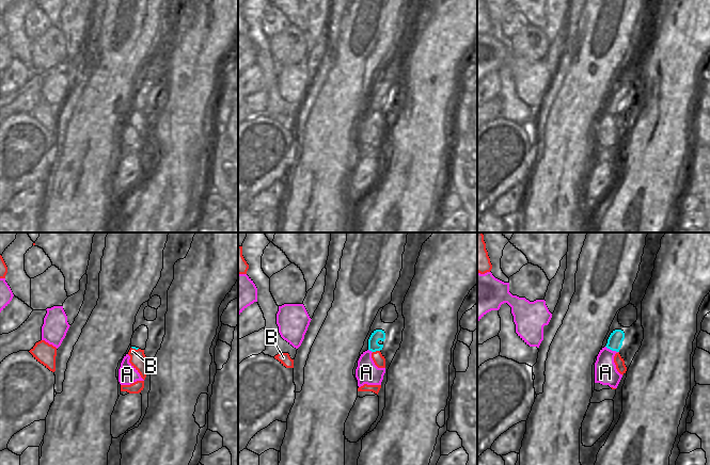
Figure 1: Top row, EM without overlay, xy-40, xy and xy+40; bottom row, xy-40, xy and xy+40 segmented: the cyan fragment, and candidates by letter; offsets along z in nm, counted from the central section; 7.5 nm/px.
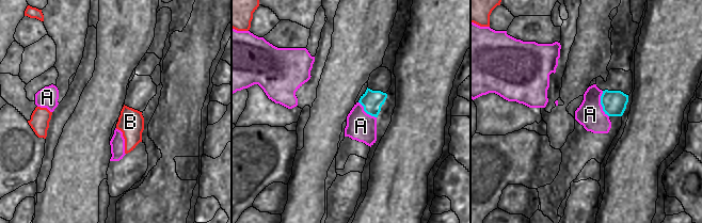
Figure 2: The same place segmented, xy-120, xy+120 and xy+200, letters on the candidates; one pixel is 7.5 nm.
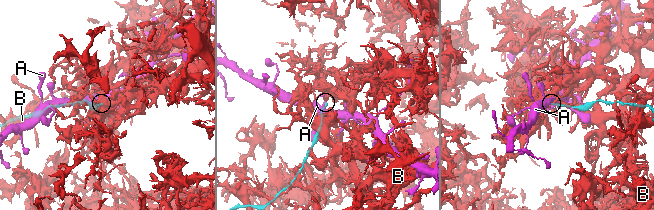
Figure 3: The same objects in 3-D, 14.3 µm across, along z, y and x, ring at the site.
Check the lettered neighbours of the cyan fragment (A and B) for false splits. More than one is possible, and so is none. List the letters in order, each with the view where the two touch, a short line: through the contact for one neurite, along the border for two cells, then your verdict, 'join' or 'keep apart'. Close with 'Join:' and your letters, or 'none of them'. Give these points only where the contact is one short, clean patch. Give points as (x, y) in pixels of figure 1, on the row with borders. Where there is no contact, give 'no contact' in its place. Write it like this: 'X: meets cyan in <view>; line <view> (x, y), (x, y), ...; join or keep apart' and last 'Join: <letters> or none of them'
A: meets cyan in xy+40; keep apart
B: meets cyan in xy; keep apart
Join: none of them

